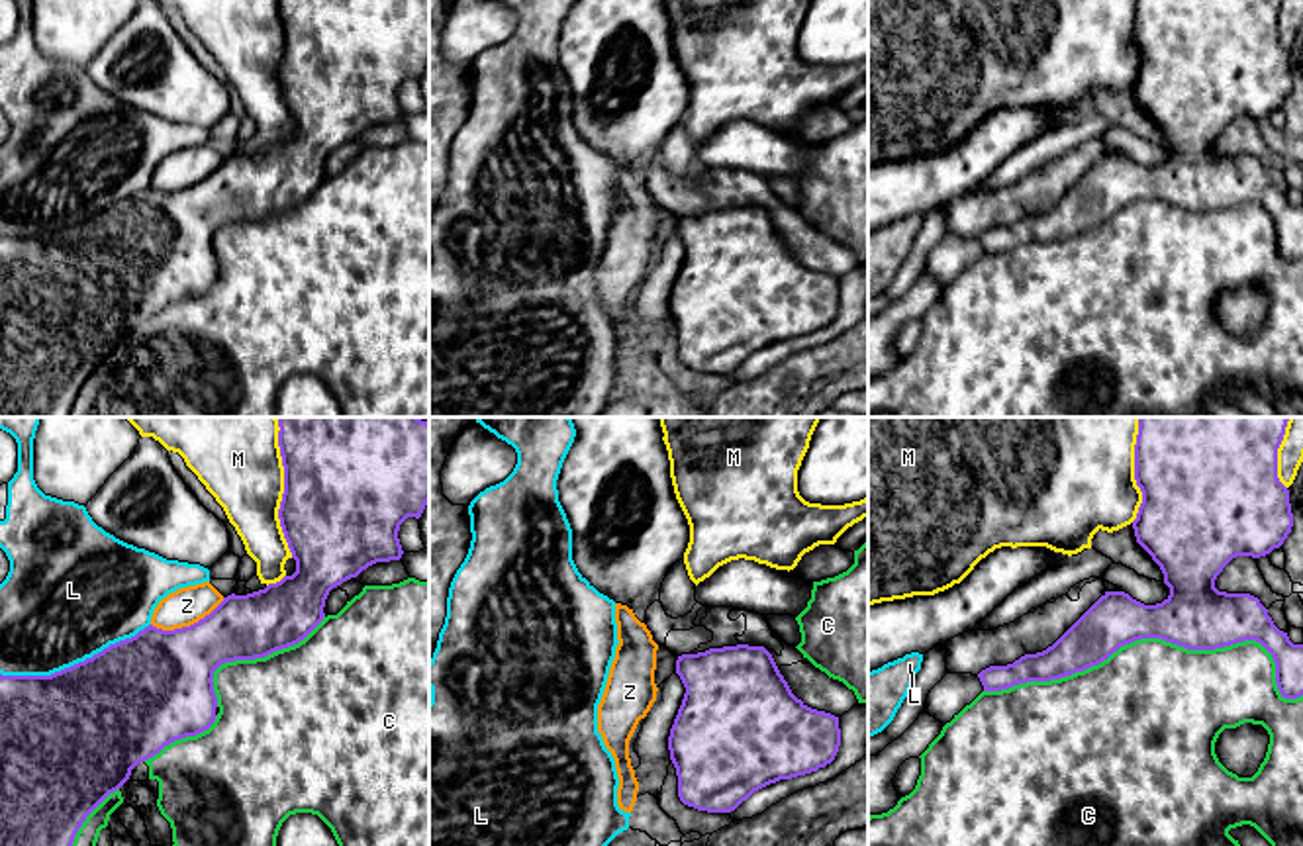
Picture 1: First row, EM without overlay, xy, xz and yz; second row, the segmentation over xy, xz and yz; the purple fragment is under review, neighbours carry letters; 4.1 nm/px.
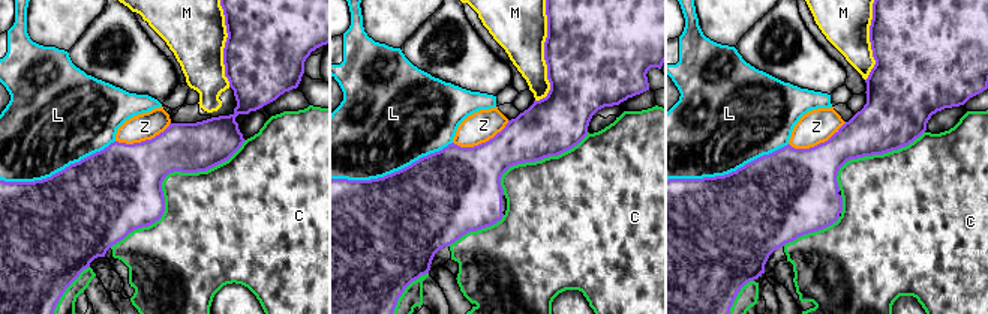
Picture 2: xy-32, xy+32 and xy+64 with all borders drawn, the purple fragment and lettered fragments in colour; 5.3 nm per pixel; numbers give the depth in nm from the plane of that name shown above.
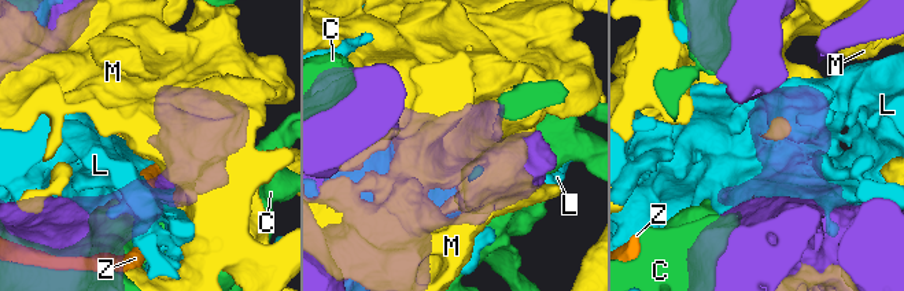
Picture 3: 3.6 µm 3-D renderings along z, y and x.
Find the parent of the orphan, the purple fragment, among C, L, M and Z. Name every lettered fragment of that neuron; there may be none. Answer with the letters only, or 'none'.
Z

